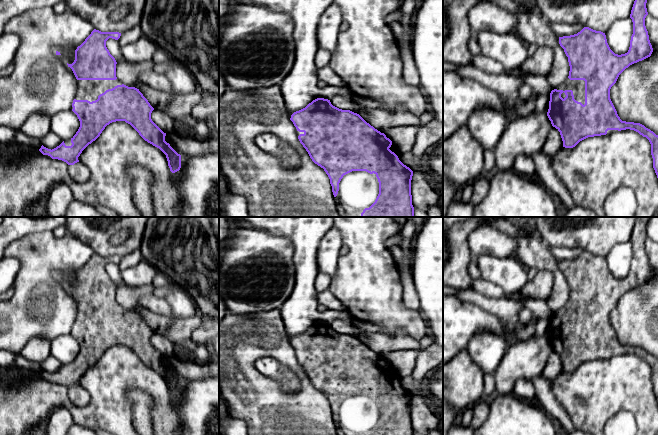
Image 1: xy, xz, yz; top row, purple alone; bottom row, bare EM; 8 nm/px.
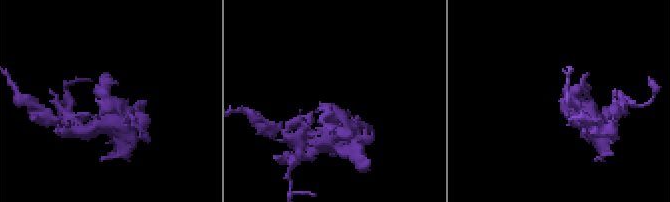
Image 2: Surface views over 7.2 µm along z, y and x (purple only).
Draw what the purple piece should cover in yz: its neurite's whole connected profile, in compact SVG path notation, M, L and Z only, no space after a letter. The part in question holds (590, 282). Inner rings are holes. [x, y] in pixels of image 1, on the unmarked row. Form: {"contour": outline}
{"contour": "M638 217L635 222L630 238L633 258L625 278L615 278L607 267L605 257L589 251L584 251L577 258L559 261L559 268L568 281L570 295L565 306L551 315L547 340L552 350L560 356L565 372L573 372L588 361L610 359L626 353L638 356L651 368L653 392L658 402L658 359L640 347L622 345L610 323L610 313L619 299L630 289L650 281L653 276L645 250L649 218Z"}

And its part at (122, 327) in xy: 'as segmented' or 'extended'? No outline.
extended

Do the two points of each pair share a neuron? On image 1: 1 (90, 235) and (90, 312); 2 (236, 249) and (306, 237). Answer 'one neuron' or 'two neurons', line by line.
1: two neurons
2: two neurons

